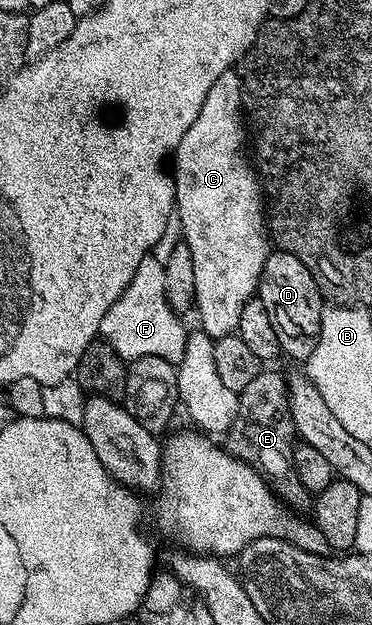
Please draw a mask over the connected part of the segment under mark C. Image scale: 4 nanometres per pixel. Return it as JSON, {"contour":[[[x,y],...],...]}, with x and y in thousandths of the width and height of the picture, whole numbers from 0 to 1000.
{"contour":[[[621,112],[591,118],[581,125],[570,144],[559,144],[559,157],[548,157],[548,170],[538,170],[538,182],[527,182],[527,195],[516,195],[516,203],[495,221],[484,221],[484,234],[470,240],[462,251],[462,280],[468,285],[468,323],[473,328],[473,352],[489,357],[487,382],[516,400],[516,426],[527,432],[527,470],[522,472],[522,493],[532,499],[532,512],[540,530],[556,531],[570,541],[613,538],[637,533],[645,502],[656,498],[661,485],[685,478],[694,464],[694,446],[704,437],[704,427],[715,411],[731,402],[728,386],[720,382],[720,347],[710,338],[710,309],[696,283],[667,254],[667,243],[651,238],[651,218],[656,224],[656,174],[651,170],[651,123],[637,114]]]}

